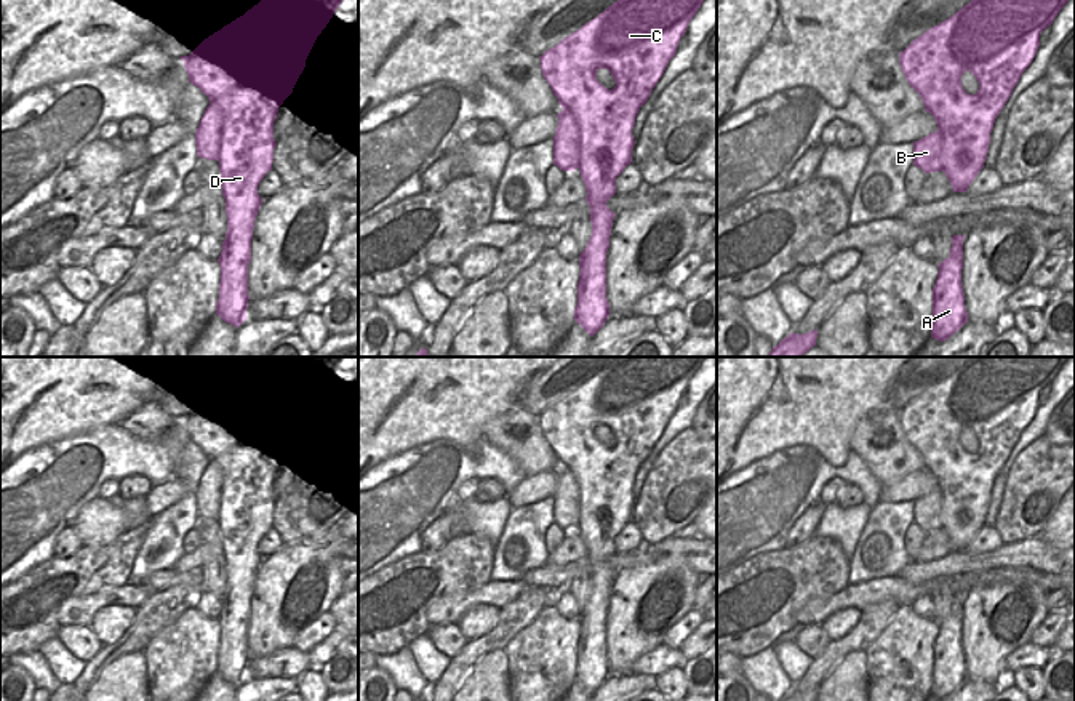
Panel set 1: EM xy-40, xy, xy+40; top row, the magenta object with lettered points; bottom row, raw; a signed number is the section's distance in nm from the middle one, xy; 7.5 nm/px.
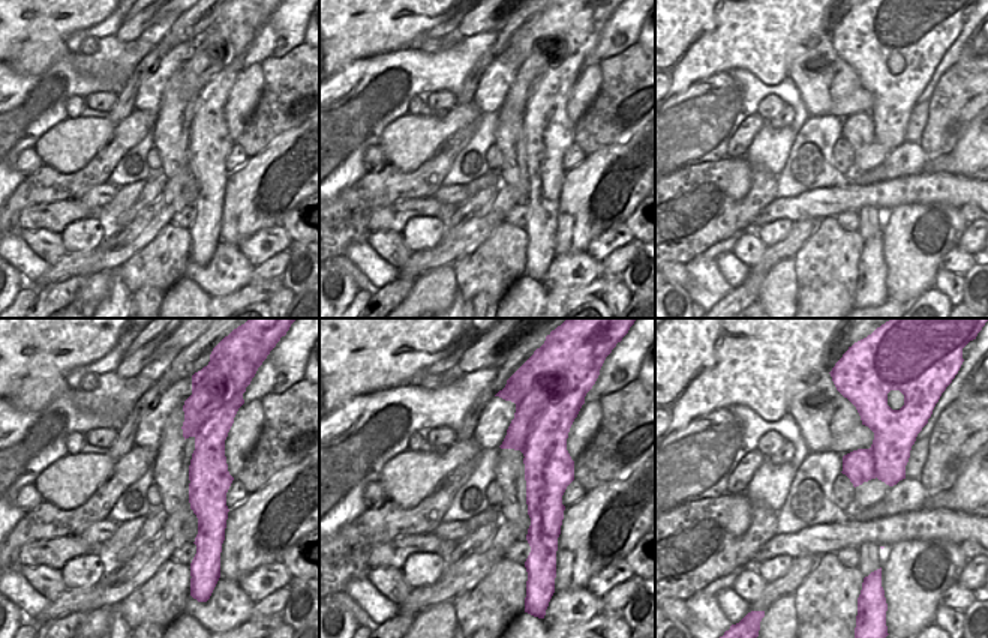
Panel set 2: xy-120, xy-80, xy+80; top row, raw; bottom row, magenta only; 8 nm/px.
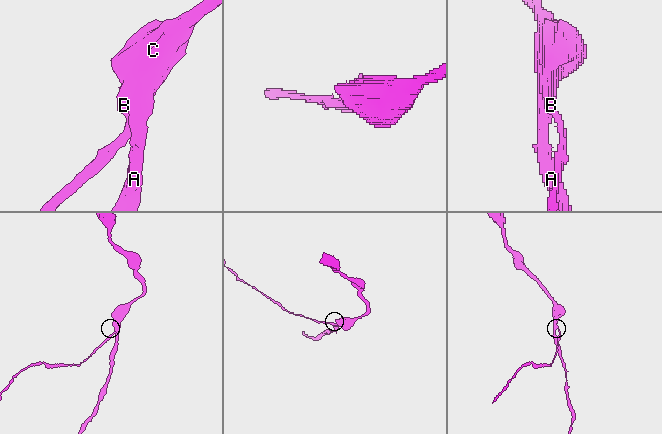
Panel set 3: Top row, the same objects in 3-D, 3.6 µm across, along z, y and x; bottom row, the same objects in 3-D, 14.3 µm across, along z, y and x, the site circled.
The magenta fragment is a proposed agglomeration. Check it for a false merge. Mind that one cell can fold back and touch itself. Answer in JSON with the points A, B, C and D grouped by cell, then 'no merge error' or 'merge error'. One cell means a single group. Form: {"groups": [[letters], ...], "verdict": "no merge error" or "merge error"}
{"groups": [["A", "C", "D"], ["B"]], "verdict": "merge error"}

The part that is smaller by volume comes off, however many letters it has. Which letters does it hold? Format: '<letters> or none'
B

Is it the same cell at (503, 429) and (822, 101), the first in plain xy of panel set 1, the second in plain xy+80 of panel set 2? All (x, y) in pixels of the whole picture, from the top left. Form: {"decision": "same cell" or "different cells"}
{"decision": "same cell"}

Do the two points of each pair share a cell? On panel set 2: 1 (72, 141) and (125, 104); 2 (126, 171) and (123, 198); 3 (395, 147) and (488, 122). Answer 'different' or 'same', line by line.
1: same
2: different
3: different

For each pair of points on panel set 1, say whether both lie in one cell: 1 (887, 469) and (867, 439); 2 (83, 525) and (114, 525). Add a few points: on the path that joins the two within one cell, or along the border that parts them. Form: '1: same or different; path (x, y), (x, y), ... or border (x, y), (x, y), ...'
1: same; path (885, 461), (871, 447)
2: same; path (91, 525), (106, 525)

